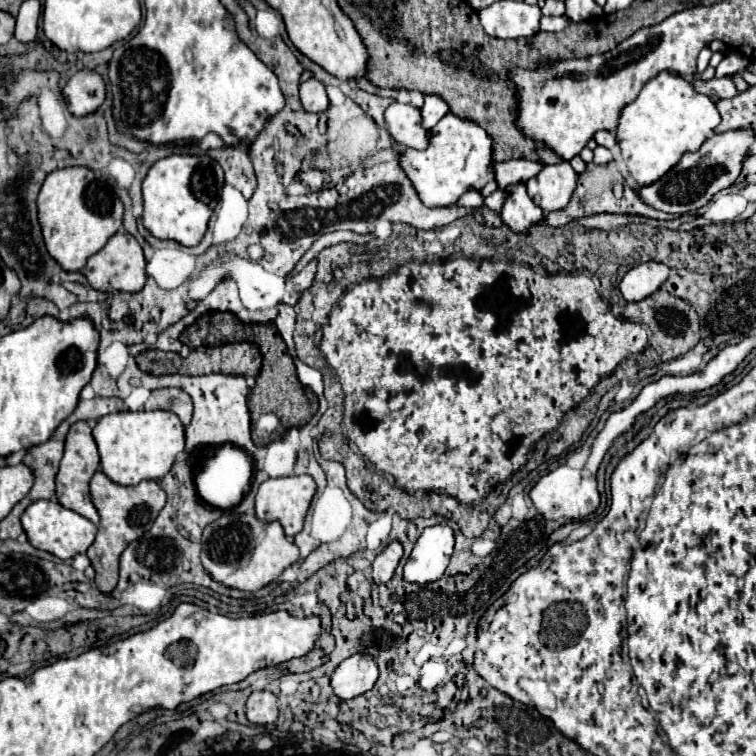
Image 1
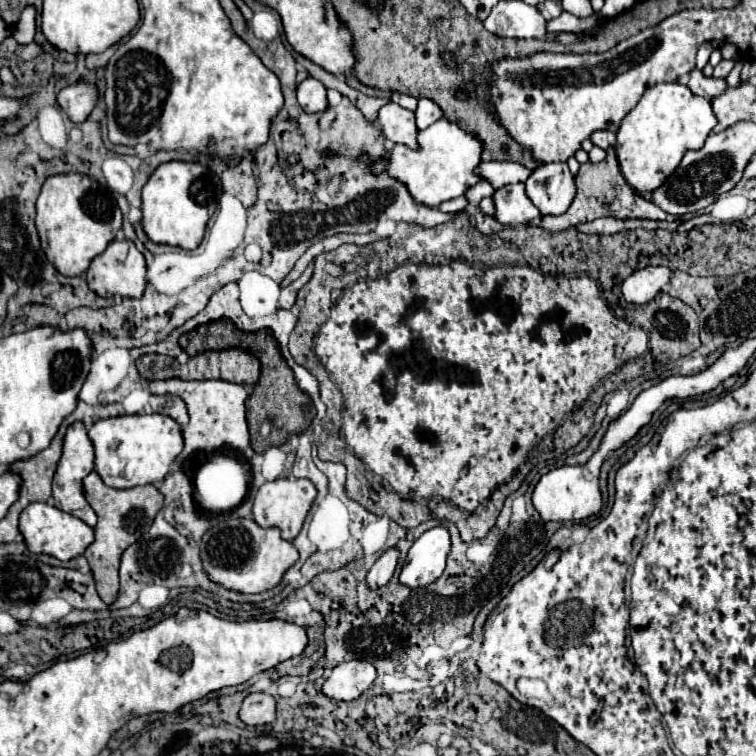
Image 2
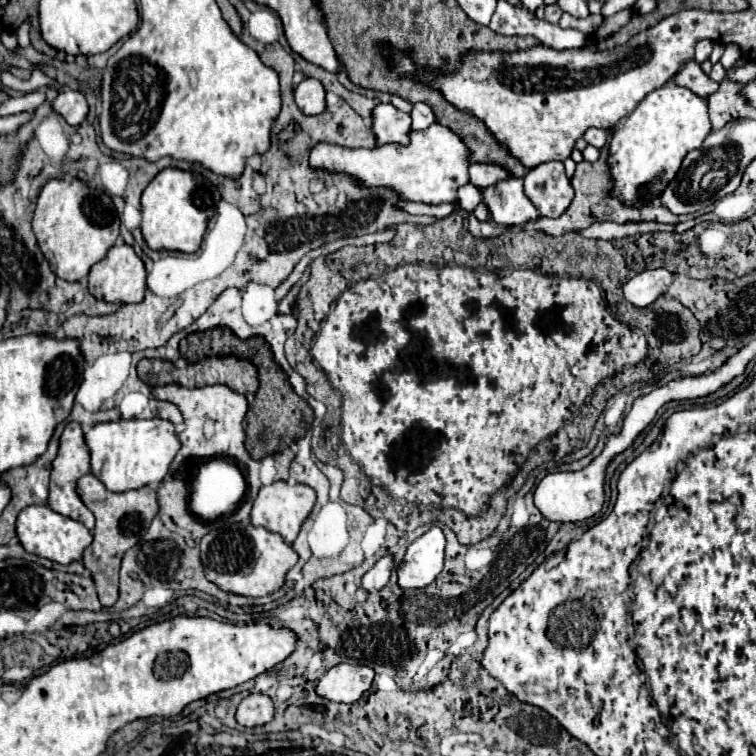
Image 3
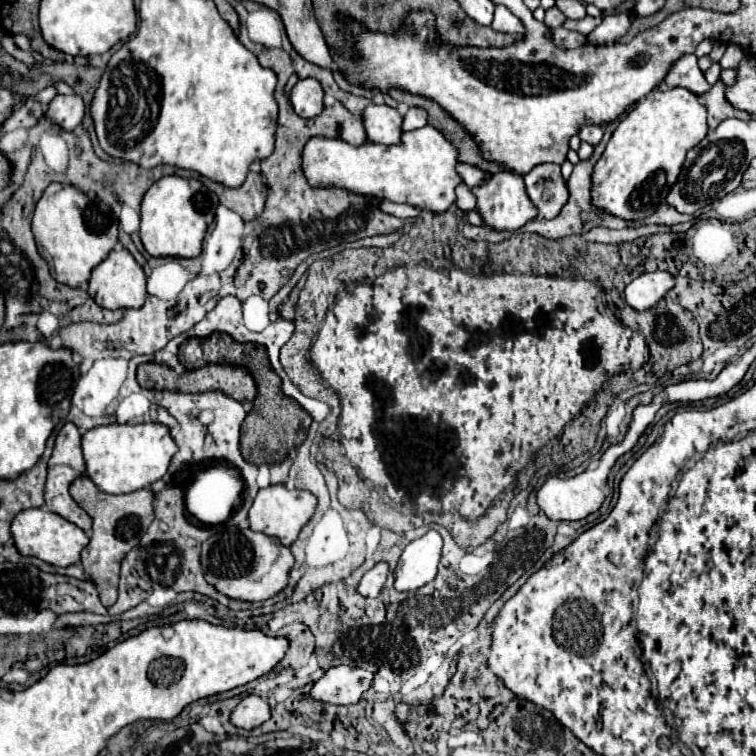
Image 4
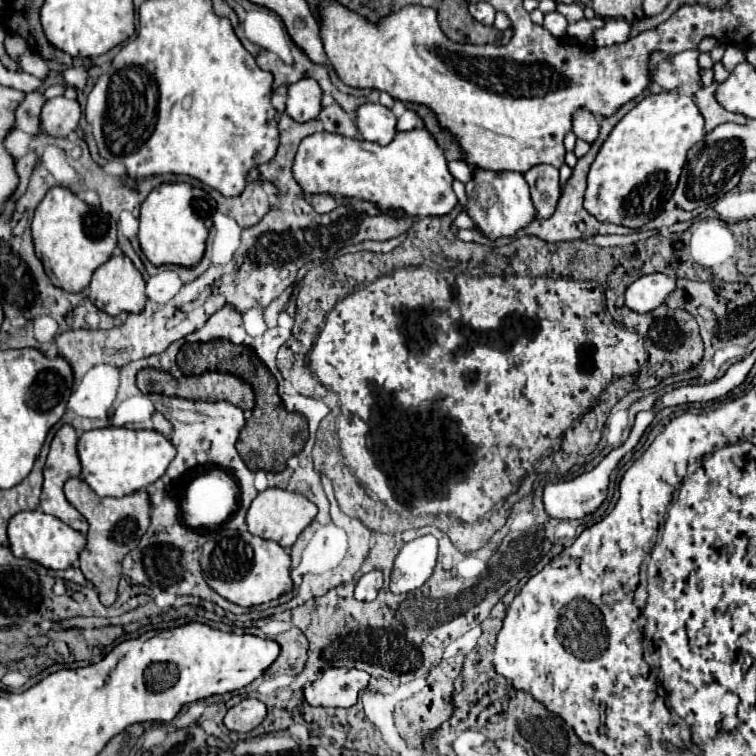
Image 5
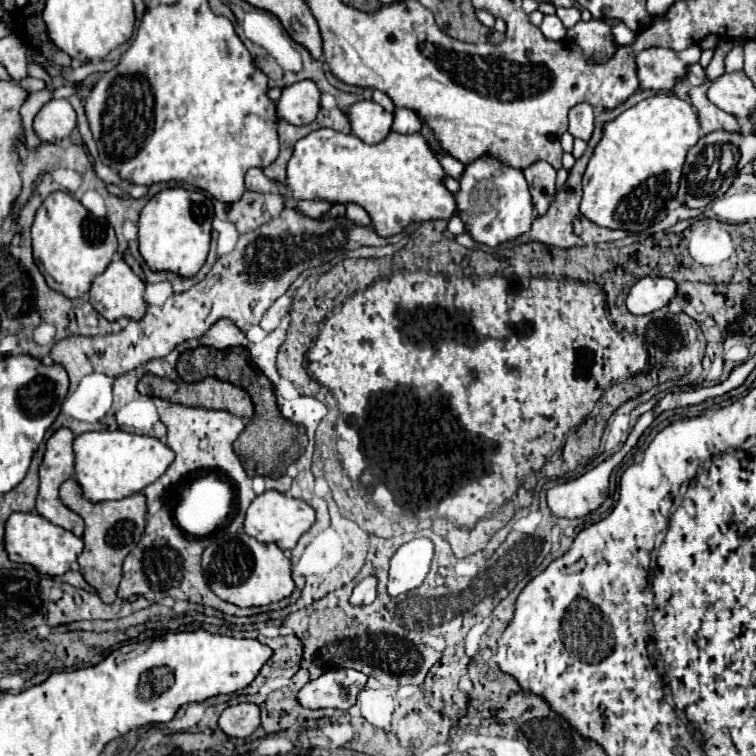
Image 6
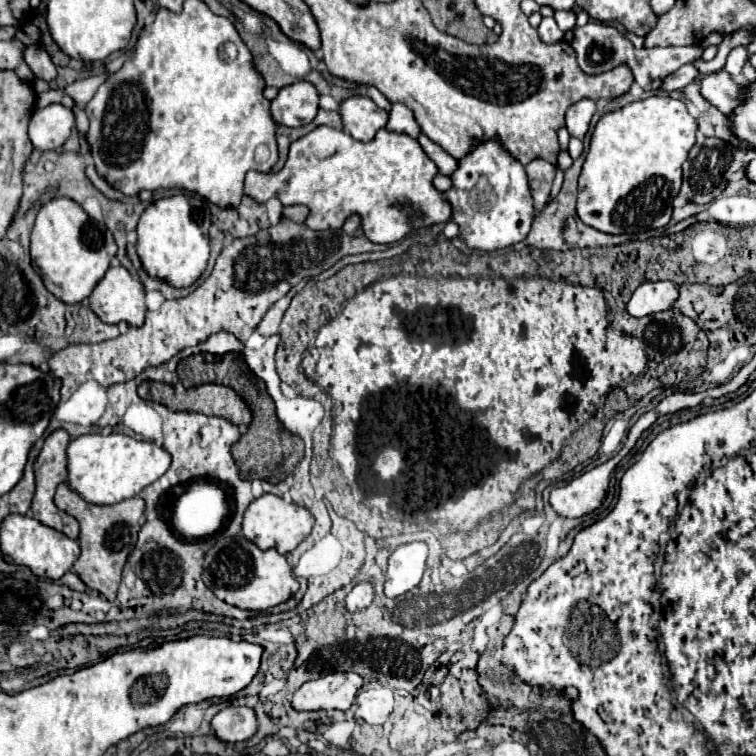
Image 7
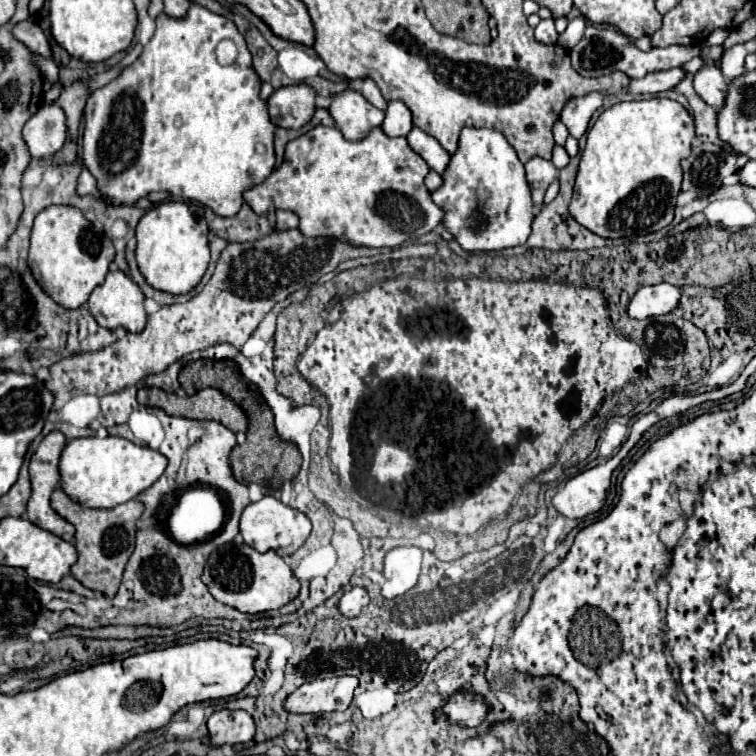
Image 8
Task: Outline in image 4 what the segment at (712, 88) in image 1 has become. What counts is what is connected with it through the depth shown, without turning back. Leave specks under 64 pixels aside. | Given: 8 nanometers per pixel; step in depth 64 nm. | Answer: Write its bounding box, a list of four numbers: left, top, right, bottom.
[664,54,710,94]

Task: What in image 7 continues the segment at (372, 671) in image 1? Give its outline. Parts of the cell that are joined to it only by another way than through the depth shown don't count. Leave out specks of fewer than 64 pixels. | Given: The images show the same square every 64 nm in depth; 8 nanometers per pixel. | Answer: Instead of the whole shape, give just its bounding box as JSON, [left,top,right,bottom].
[292,672,362,712]

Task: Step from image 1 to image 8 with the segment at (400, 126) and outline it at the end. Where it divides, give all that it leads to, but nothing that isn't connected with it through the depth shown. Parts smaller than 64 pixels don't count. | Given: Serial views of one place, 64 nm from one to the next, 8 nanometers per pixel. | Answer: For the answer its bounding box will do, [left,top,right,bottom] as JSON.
[328,90,384,140]

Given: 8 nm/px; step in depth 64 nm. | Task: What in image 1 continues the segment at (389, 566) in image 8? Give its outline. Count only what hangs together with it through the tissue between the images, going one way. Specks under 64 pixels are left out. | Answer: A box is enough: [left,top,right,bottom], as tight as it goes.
[404,524,454,584]

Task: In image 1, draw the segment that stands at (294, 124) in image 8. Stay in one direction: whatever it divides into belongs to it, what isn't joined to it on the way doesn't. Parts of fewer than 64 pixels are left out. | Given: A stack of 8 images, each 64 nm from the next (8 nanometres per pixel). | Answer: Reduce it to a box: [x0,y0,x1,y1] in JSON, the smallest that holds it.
[300,78,330,112]

